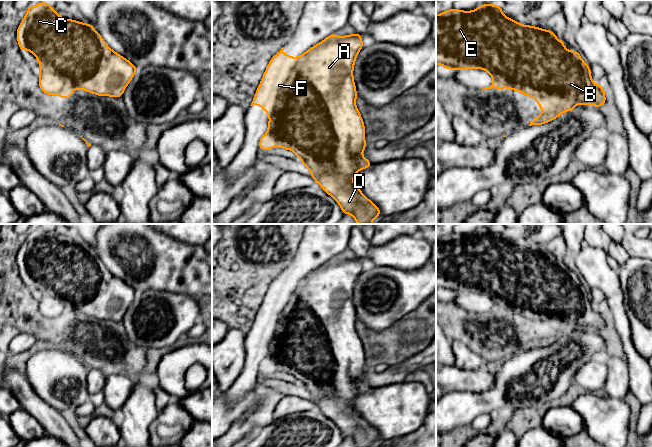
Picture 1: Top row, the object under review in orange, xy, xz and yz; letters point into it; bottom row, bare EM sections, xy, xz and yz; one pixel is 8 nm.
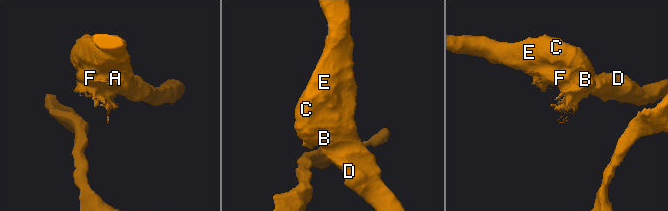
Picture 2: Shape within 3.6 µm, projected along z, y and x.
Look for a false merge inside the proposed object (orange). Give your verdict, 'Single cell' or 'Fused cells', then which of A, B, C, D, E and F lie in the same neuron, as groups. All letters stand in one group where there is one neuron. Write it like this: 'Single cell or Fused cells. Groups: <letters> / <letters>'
Fused cells. Groups: A B C D E / F

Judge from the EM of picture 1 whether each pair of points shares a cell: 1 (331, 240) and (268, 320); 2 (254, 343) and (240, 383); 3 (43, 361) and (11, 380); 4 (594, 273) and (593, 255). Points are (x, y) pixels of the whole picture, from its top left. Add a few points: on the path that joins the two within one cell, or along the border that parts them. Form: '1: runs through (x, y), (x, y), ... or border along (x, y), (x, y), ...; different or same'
1: runs through (310, 255), (286, 287), (281, 299); same
2: runs through (254, 353), (254, 365), (250, 373); same
3: border along (25, 373), (29, 384), (36, 394); different
4: runs through (594, 269), (593, 259); same

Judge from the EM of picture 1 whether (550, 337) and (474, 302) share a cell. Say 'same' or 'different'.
same

